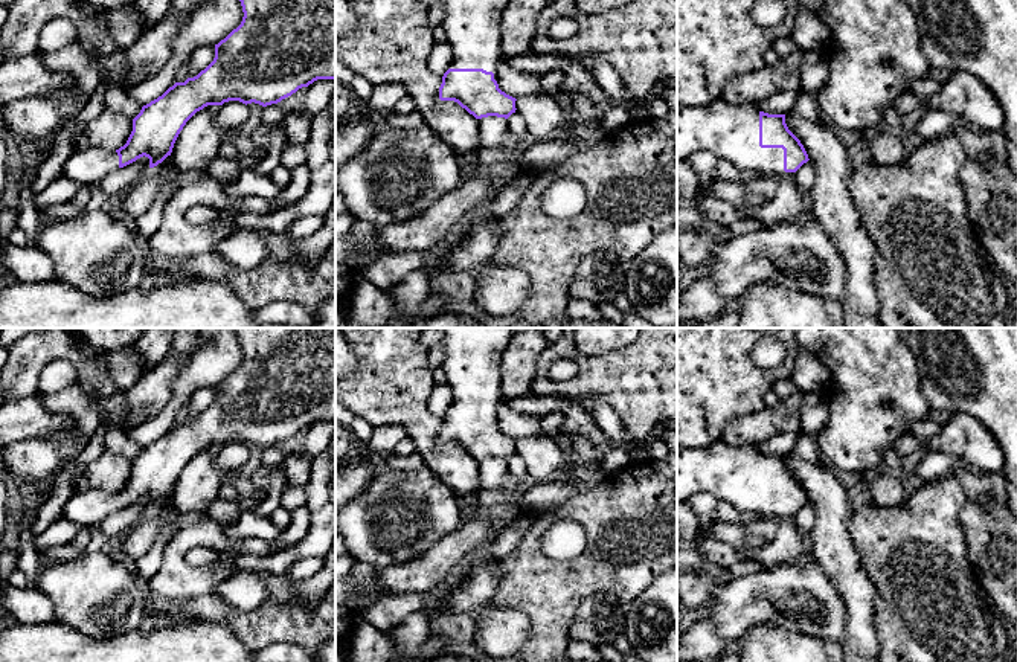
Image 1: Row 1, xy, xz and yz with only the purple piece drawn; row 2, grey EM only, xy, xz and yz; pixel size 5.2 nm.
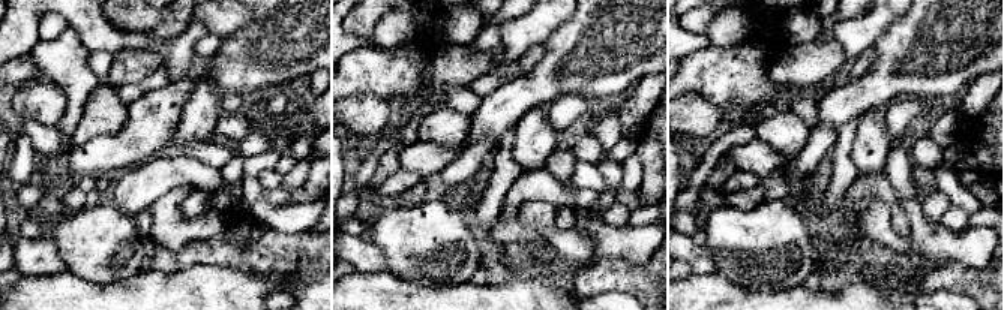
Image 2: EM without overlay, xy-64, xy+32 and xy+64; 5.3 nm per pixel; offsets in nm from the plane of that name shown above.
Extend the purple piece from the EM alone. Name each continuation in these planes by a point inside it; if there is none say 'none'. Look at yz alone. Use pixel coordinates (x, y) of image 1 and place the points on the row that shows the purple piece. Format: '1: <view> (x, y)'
1: yz (729, 131)

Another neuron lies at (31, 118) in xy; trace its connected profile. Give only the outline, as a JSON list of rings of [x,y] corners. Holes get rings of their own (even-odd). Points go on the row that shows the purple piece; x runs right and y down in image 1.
[[[29,96],[0,107],[0,121],[26,143],[50,139],[64,116],[64,102],[55,98]]]

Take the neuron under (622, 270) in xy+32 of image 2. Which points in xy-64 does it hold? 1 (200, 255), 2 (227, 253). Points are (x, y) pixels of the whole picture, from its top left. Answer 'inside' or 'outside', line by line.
1: inside
2: inside

